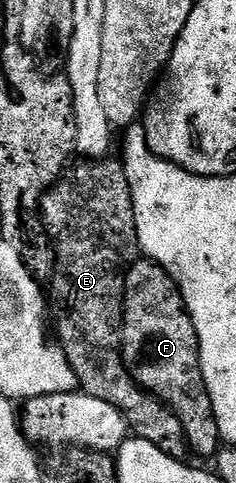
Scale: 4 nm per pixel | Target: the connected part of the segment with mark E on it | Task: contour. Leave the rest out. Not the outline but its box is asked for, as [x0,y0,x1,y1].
[40,160,191,459]

